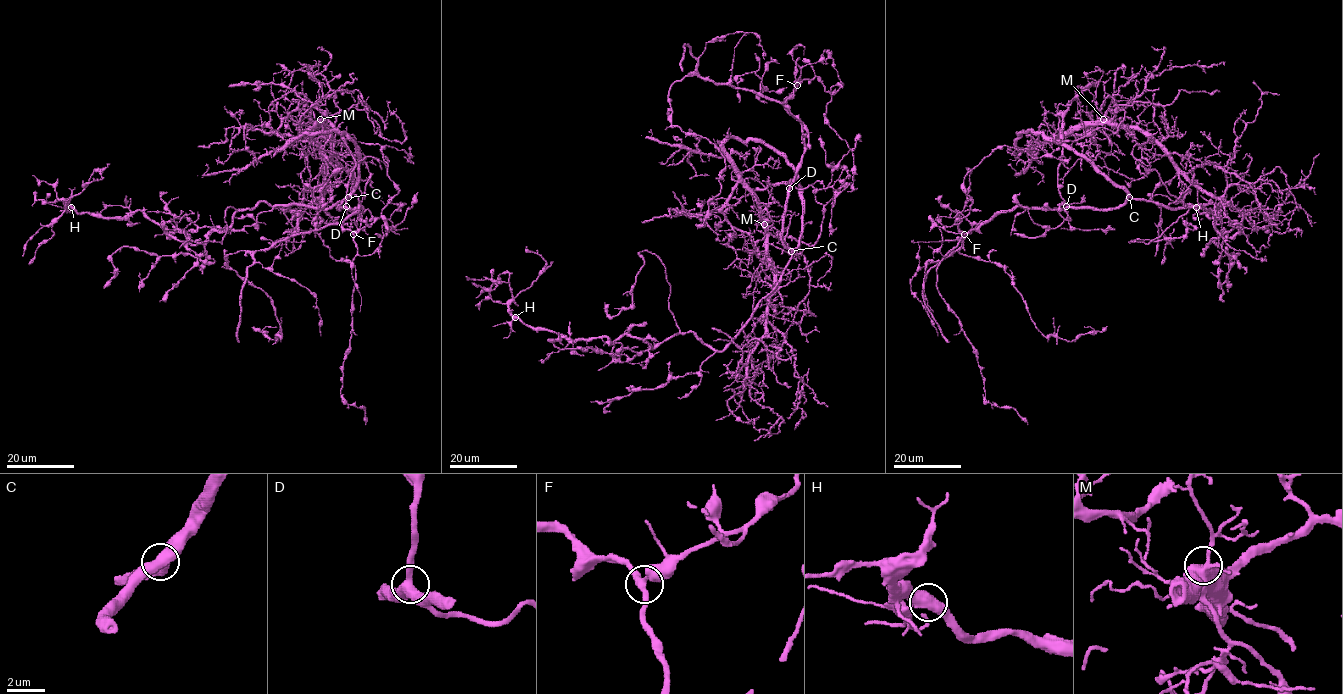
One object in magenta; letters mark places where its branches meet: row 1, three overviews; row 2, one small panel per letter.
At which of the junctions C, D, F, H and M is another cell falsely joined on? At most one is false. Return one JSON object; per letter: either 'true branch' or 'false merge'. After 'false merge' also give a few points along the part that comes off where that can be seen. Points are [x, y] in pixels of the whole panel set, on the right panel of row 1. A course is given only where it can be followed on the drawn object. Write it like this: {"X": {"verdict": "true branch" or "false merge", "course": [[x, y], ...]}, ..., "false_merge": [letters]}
{"C": {"verdict": "true branch"}, "D": {"verdict": "true branch"}, "F": {"verdict": "true branch"}, "H": {"verdict": "true branch"}, "M": {"verdict": "true branch"}, "false_merge": []}

